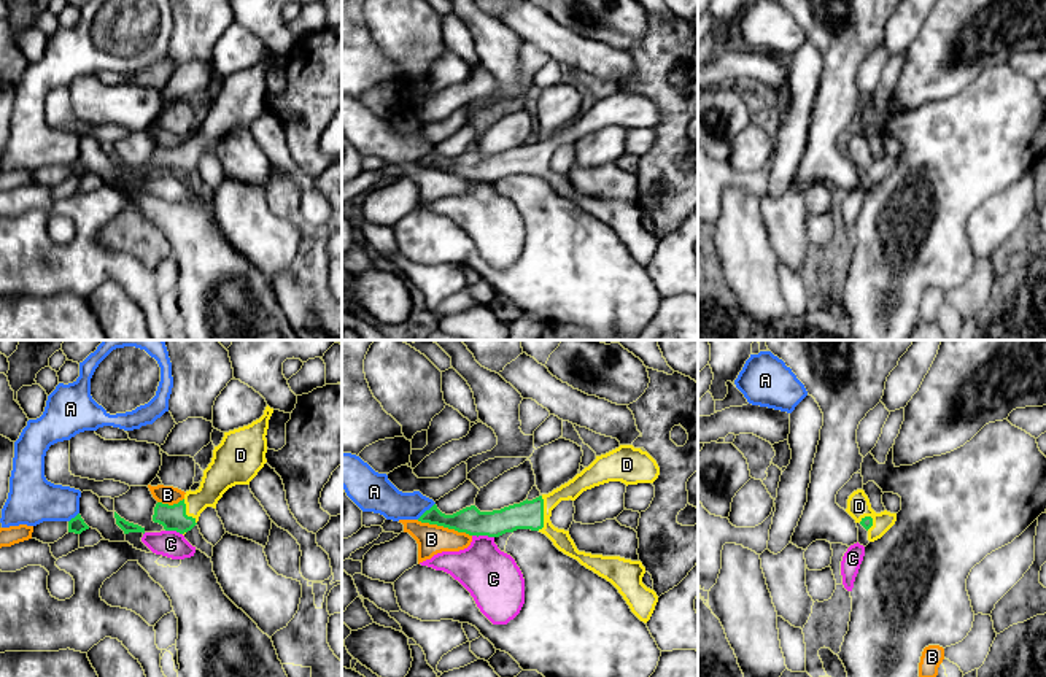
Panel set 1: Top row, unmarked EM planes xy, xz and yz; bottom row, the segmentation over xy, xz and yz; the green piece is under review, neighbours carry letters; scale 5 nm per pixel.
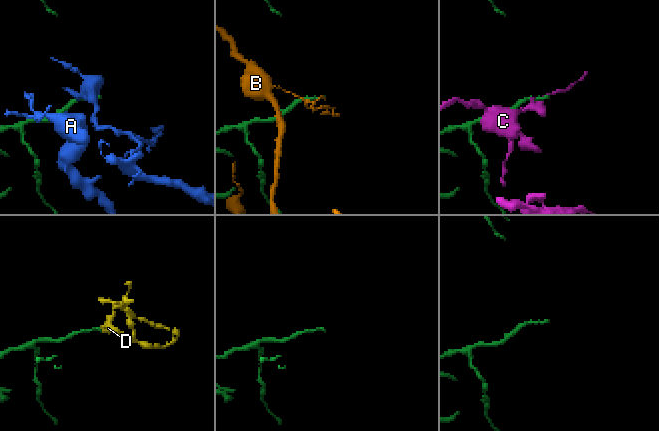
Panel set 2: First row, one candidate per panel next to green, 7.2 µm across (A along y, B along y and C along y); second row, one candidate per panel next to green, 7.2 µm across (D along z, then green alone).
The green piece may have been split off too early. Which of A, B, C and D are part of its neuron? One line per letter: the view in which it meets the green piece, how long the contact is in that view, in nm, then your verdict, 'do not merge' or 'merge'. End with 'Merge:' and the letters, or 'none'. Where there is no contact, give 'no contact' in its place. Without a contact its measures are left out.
A: meets green in xz; contact 130 nm long; do not merge
B: meets green in xz; contact 300 nm long; do not merge
C: meets green in xz; contact 110 nm long; do not merge
D: meets green in xz; contact 180 nm long; merge
Merge: D

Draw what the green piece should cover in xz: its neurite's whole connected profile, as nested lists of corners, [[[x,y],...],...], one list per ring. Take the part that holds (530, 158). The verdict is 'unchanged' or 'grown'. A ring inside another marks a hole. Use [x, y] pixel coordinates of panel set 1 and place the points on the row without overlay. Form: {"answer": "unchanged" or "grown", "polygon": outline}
{"answer": "grown", "polygon": [[[620,89],[618,92],[596,100],[596,103],[572,124],[533,145],[523,145],[493,156],[480,156],[475,149],[453,159],[442,157],[434,148],[418,165],[444,170],[469,180],[499,181],[517,173],[531,173],[545,178],[564,199],[577,203],[582,210],[610,226],[623,240],[631,256],[647,267],[655,254],[658,240],[642,227],[645,211],[641,205],[620,200],[602,200],[579,195],[569,175],[552,168],[552,154],[561,145],[575,145],[583,135],[595,130],[622,126],[628,129],[653,127],[660,119],[657,105],[641,92]]]}

